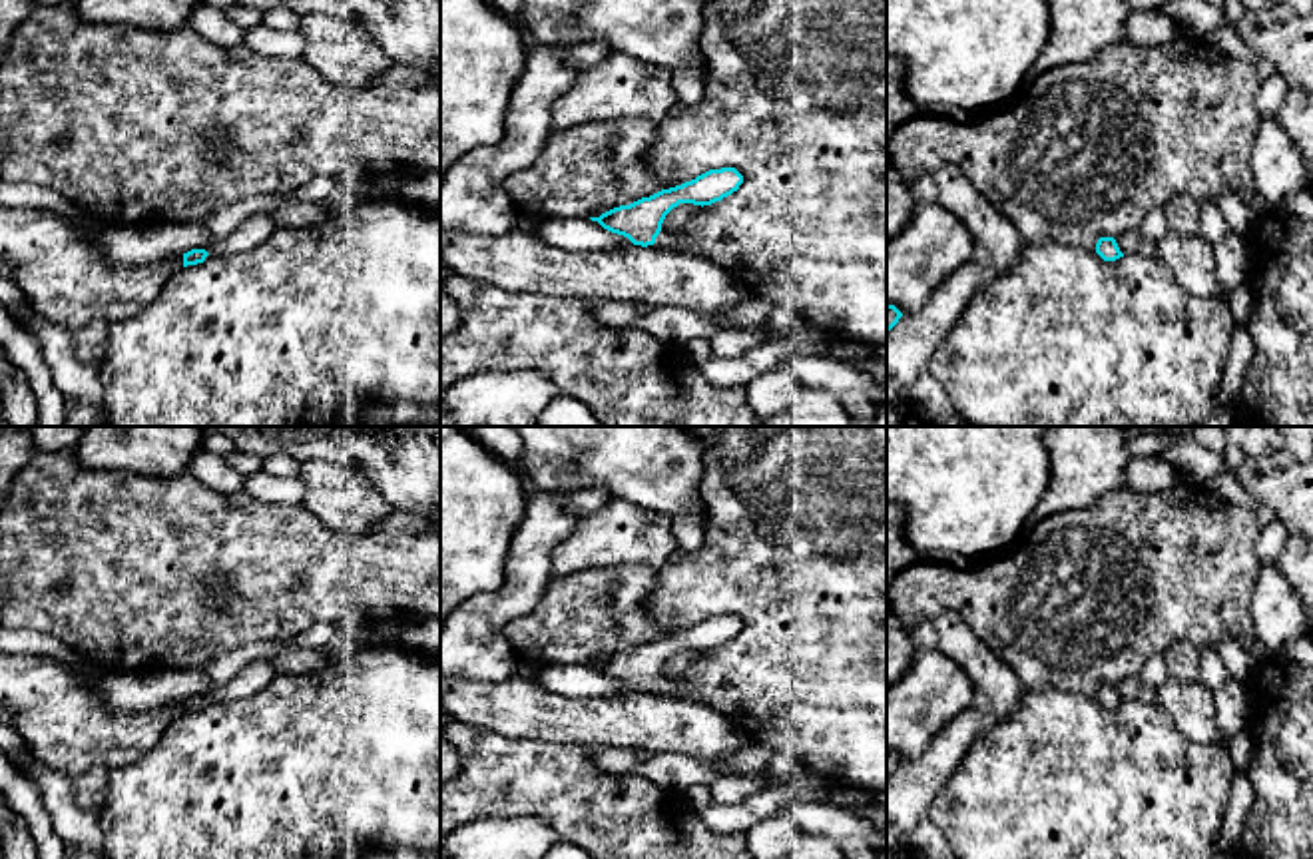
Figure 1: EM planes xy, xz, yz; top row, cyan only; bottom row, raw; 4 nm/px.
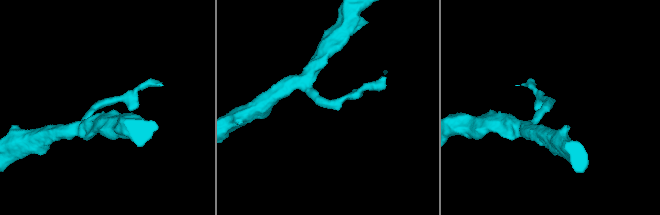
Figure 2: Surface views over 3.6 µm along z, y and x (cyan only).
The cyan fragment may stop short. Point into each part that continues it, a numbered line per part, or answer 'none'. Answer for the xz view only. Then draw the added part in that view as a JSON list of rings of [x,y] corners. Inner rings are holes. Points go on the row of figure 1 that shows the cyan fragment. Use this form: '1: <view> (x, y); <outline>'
1: xz (666, 240); [[[659,231],[654,245],[675,249],[677,245],[681,245],[681,237],[675,233]]]

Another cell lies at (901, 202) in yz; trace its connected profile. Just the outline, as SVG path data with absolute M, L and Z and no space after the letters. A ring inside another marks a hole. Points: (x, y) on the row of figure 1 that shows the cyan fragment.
M887 159L887 241L903 231L917 205L913 187L905 183Z

